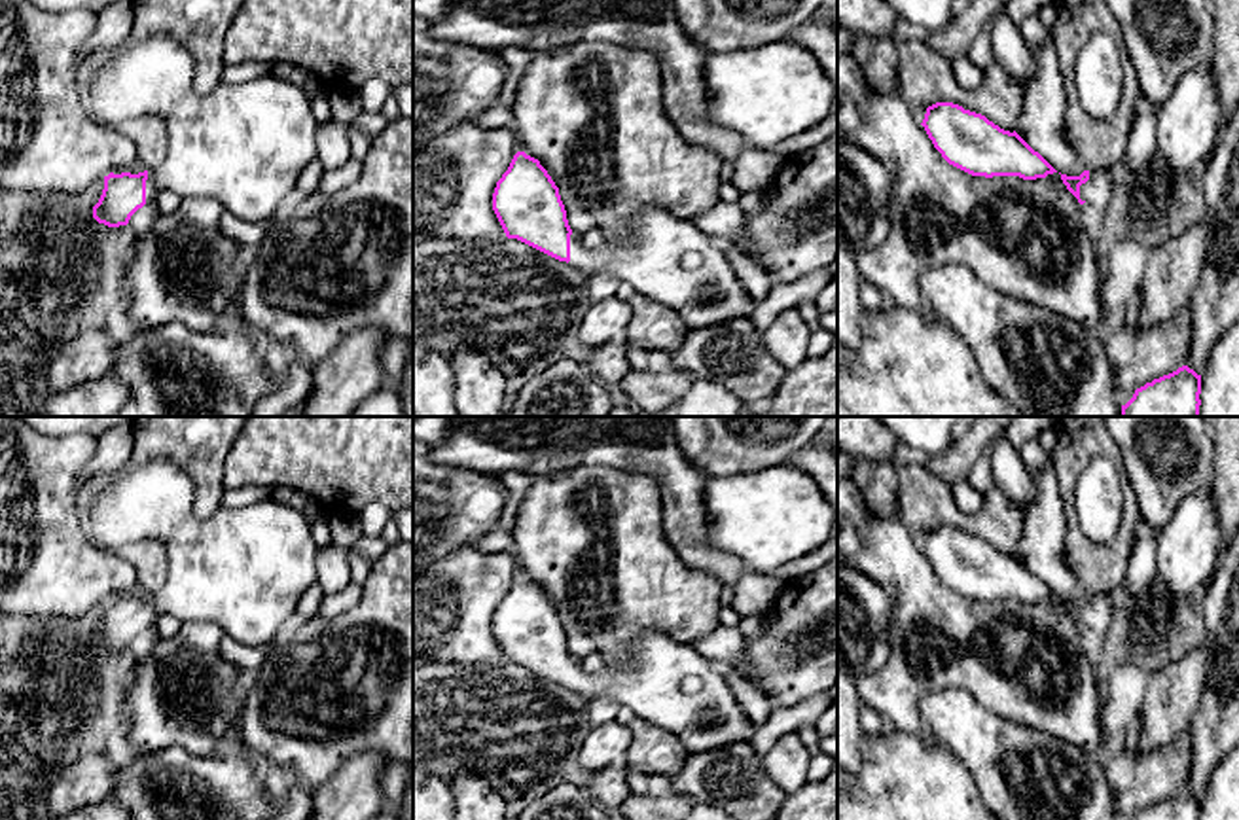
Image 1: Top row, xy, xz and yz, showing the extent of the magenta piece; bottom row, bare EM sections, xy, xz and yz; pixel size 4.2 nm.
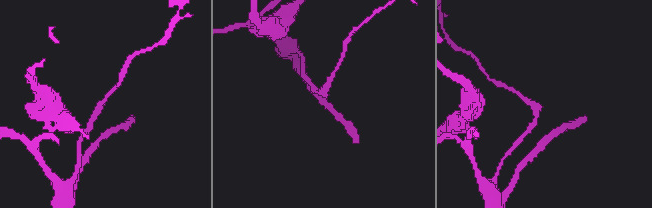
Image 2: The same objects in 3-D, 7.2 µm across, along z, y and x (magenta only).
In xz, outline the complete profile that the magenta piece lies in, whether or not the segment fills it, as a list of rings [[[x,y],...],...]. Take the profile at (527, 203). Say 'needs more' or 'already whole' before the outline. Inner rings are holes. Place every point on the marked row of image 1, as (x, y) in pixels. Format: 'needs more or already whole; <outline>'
needs more; [[[517,152],[496,182],[493,210],[508,239],[517,239],[559,261],[584,271],[587,276],[612,275],[650,301],[673,309],[690,330],[705,330],[731,318],[748,316],[754,299],[739,282],[720,242],[703,233],[691,220],[665,208],[648,206],[631,220],[631,233],[602,239],[599,248],[587,248],[566,220],[559,187],[538,159]]]

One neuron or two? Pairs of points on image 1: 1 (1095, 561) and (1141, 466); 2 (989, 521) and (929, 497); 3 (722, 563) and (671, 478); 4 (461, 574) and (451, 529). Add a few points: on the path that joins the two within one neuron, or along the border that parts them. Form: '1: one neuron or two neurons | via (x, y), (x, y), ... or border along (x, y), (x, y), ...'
1: two neurons | border along (1114, 444), (1143, 517)
2: one neuron | via (974, 521), (963, 521), (944, 512)
3: one neuron | via (700, 546), (686, 533), (684, 500)
4: two neurons | border along (466, 546), (432, 561)

